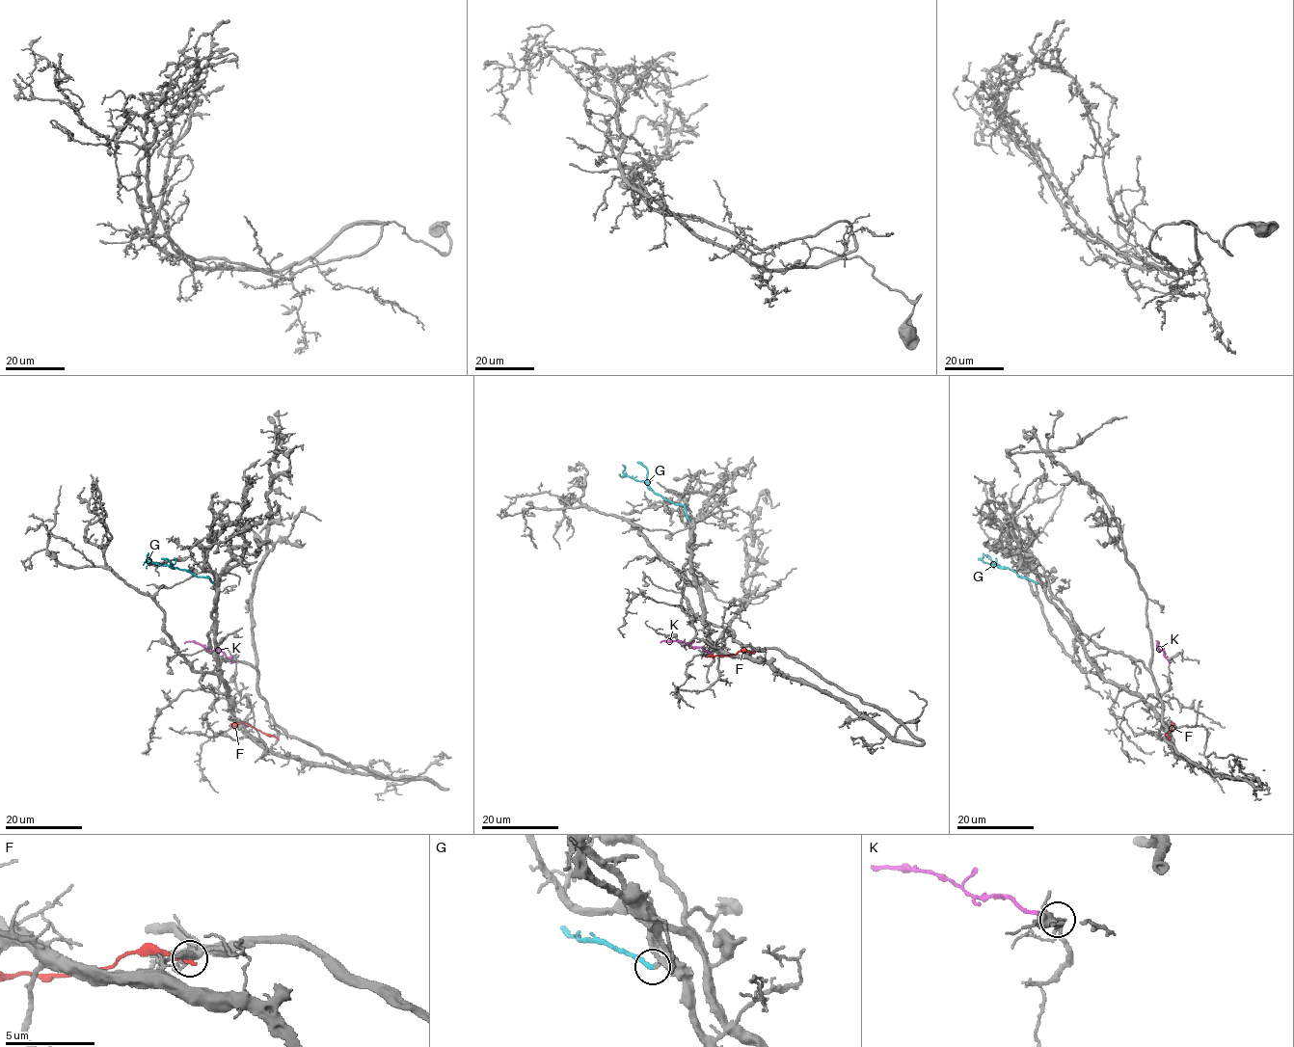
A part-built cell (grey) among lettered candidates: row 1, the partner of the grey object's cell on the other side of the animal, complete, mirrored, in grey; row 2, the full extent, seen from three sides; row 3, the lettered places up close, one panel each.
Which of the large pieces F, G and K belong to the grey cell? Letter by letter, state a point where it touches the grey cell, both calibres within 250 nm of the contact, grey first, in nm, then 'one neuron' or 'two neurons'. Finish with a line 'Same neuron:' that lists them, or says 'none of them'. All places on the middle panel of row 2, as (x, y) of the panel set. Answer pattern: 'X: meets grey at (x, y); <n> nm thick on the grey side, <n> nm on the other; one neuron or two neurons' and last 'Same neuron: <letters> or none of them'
F: meets grey at (753, 652); 320 nm thick on the grey side, 240 nm on the other; two neurons
G: meets grey at (689, 521); 170 nm thick on the grey side, 220 nm on the other; one neuron
K: meets grey at (711, 652); 160 nm thick on the grey side, 200 nm on the other; two neurons
Same neuron: G

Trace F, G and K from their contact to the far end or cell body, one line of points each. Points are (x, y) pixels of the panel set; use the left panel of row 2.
F: (278, 738), (244, 722), (229, 724)
G: (213, 583), (181, 570), (158, 566), (148, 555), (146, 560)
K: (234, 661), (221, 652), (206, 650), (197, 643), (184, 643)

